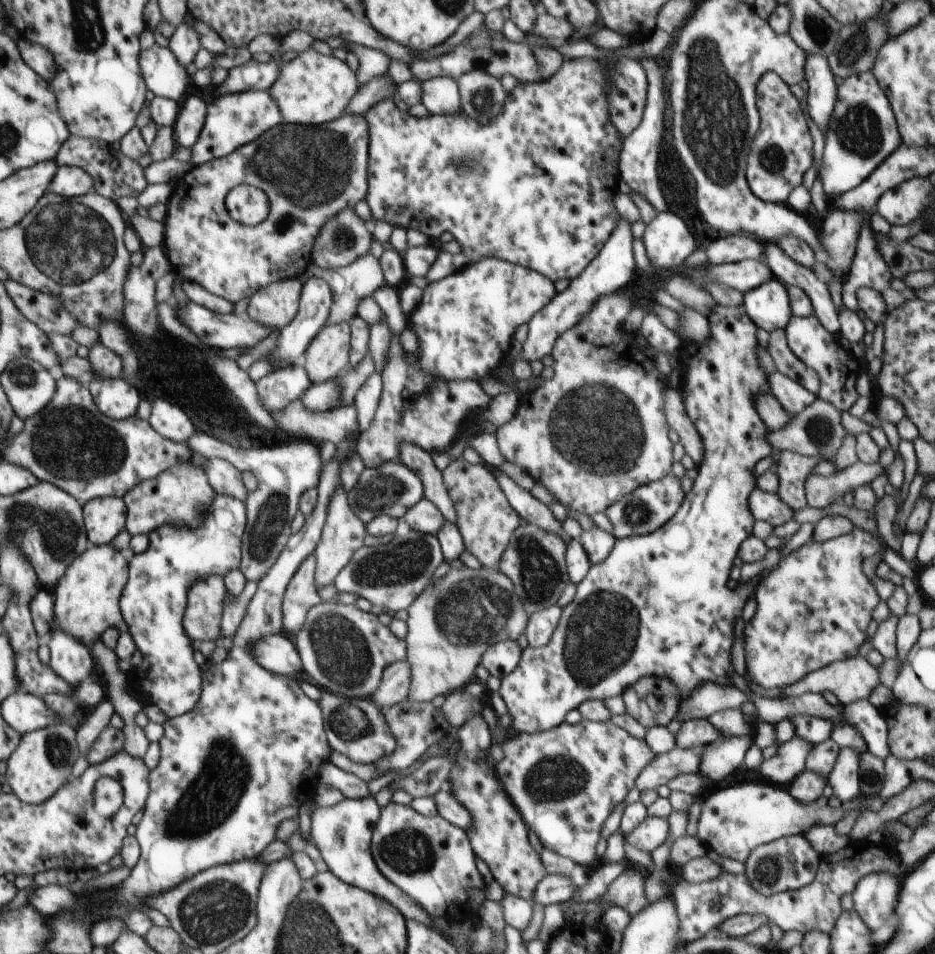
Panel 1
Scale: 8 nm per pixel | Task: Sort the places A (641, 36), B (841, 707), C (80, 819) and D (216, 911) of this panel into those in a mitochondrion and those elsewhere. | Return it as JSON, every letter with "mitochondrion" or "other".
{"A":"other","B":"other","C":"mitochondrion","D":"mitochondrion"}

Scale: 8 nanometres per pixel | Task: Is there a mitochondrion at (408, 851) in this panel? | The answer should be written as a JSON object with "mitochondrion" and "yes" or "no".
{"mitochondrion":"yes"}

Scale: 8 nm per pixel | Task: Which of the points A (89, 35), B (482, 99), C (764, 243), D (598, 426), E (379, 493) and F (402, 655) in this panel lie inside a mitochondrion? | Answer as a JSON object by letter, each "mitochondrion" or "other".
{"A":"mitochondrion","B":"mitochondrion","C":"other","D":"mitochondrion","E":"mitochondrion","F":"other"}

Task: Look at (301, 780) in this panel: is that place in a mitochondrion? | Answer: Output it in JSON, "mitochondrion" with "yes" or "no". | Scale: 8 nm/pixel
{"mitochondrion":"no"}

